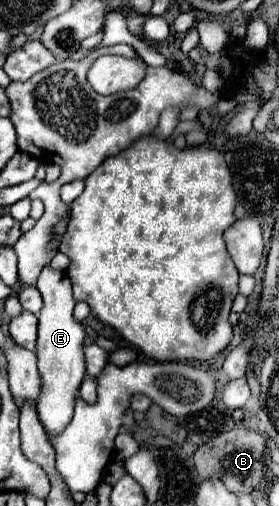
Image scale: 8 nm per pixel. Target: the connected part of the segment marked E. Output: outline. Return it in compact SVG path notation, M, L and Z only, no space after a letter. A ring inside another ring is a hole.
M47 263L39 275L37 289L41 291L43 297L43 309L39 315L37 357L39 357L39 371L45 383L45 391L41 391L41 403L37 403L37 415L47 433L57 435L67 427L69 419L73 417L75 395L85 377L85 355L83 355L85 329L73 317L77 301L73 299L71 281L65 271L57 271Z

